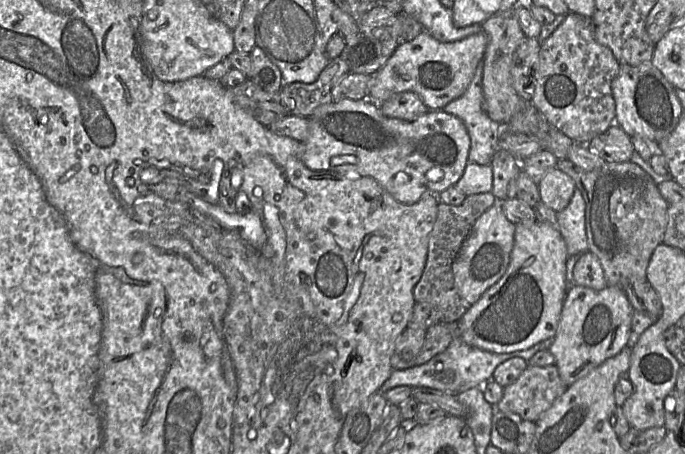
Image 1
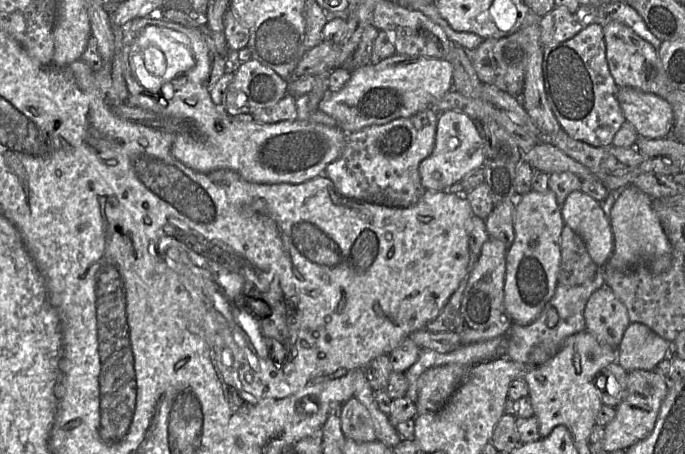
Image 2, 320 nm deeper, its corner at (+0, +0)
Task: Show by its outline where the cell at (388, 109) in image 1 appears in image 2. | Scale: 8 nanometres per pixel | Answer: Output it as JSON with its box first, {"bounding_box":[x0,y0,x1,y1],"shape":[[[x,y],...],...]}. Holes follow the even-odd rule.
{"bounding_box":[323,108,438,208],"shape":[[[427,108],[407,118],[346,133],[340,157],[327,165],[323,175],[349,199],[396,208],[415,205],[426,192],[418,167],[433,152],[438,116],[434,109]]]}

